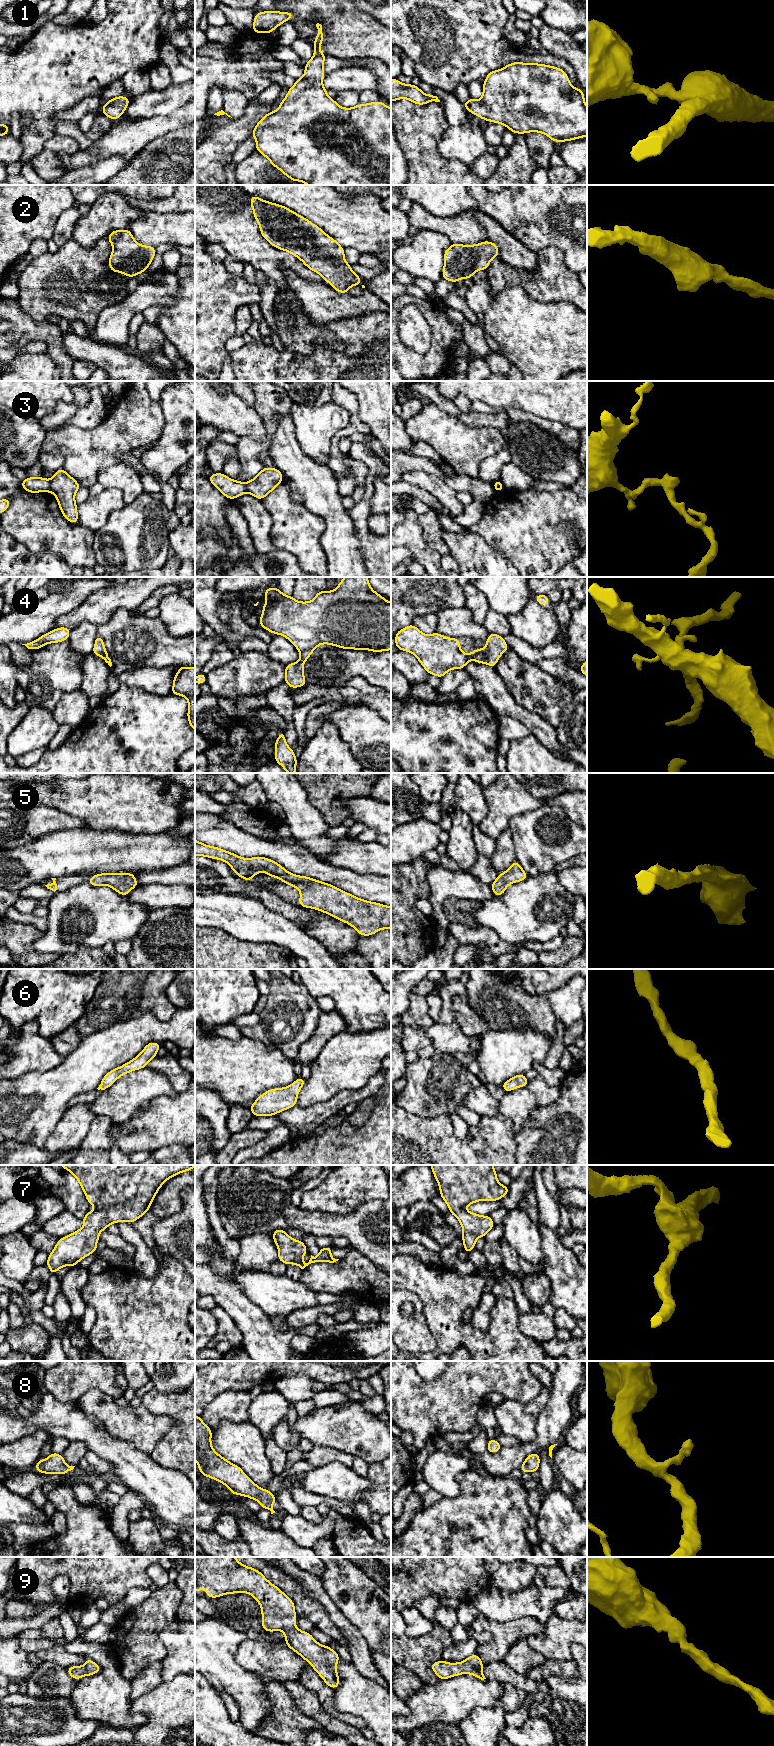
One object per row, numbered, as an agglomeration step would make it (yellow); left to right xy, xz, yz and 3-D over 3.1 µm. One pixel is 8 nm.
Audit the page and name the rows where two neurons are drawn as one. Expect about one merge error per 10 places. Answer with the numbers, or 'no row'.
3

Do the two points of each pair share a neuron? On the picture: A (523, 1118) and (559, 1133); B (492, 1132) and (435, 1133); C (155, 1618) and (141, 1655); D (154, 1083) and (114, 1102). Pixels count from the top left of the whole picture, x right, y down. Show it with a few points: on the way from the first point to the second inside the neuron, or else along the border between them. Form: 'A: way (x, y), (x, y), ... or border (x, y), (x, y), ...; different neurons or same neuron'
A: border (538, 1106), (532, 1113), (535, 1123), (514, 1130); different neurons
B: way (478, 1142), (474, 1146), (449, 1145); same neuron
C: way (146, 1627), (141, 1632), (141, 1646); same neuron
D: way (144, 1084), (124, 1098); same neuron

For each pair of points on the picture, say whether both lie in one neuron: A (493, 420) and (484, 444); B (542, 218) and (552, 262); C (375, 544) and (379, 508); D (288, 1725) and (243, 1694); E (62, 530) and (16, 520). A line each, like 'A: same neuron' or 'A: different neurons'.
A: different neurons
B: different neurons
C: different neurons
D: different neurons
E: same neuron

